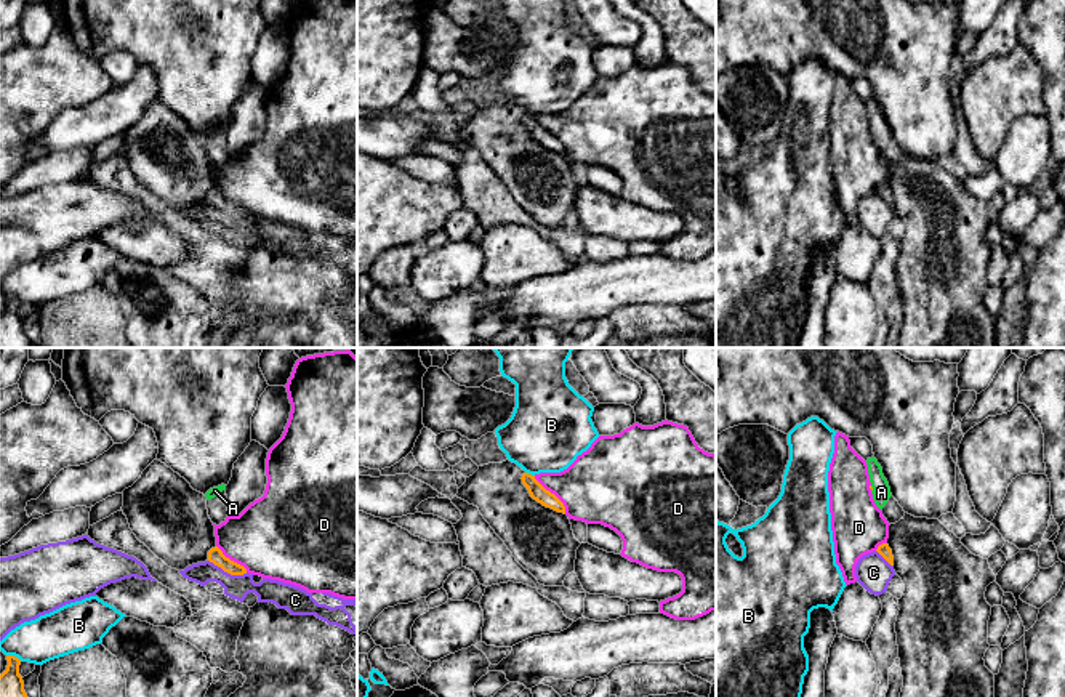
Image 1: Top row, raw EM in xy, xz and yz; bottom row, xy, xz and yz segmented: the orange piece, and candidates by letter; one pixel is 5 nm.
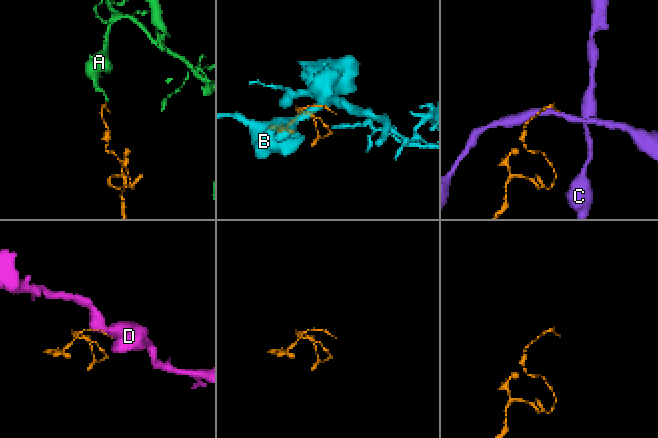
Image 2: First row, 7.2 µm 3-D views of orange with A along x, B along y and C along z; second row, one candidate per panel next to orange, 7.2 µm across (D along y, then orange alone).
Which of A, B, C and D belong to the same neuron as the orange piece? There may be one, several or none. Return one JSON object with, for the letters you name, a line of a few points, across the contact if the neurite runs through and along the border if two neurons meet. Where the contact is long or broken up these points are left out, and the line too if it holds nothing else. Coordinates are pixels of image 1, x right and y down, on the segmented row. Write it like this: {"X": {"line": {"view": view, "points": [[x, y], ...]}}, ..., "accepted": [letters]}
{"A": {"line": {"view": "yz", "points": [[870, 486], [872, 489], [881, 492]]}}, "accepted": ["A"]}

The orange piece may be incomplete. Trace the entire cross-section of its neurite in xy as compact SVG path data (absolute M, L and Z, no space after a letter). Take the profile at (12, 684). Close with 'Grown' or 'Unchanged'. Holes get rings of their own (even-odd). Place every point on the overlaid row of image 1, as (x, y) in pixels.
M6 655L6 660L6 670L0 675L0 697L27 697L19 675L21 660L14 655Z. Unchanged

